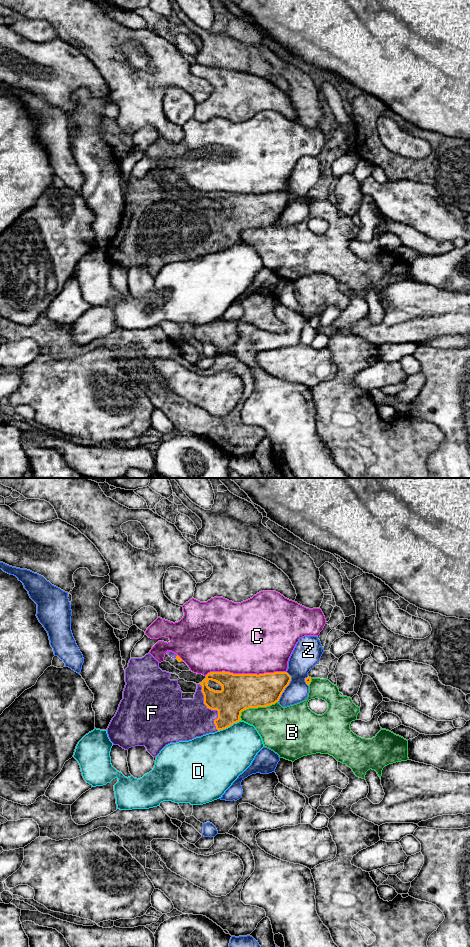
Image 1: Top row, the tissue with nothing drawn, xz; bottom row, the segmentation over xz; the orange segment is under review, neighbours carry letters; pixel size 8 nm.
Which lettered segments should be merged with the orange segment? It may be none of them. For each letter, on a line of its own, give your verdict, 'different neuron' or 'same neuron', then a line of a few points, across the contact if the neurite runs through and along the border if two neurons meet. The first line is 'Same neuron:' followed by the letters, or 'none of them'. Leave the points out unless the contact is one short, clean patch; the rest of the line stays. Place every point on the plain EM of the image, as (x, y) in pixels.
Same neuron: F
B: different neuron
C: different neuron
D: different neuron
F: same neuron
Z: different neuron

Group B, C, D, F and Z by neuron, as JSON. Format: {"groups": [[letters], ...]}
{"groups": [["B"], ["C"], ["D"], ["F"], ["Z"]]}

